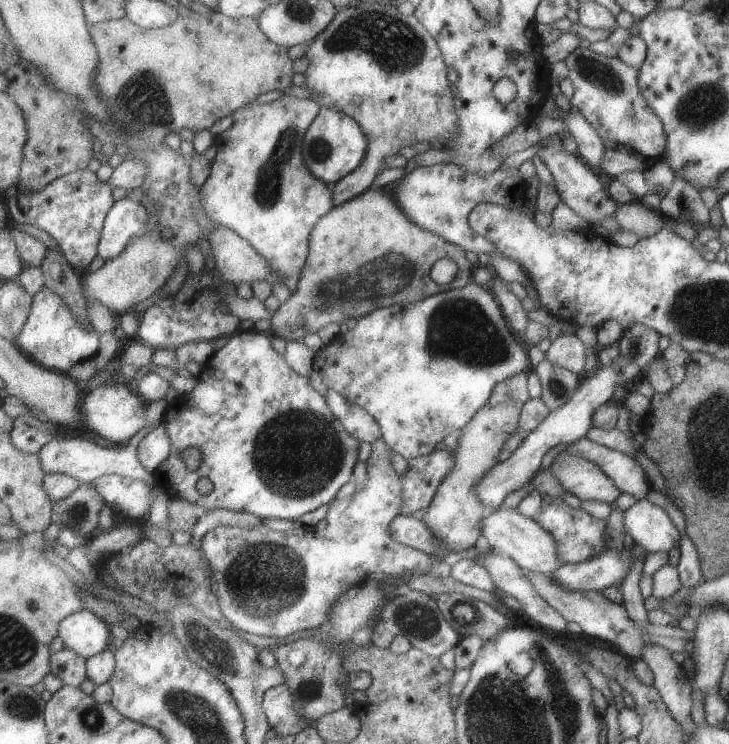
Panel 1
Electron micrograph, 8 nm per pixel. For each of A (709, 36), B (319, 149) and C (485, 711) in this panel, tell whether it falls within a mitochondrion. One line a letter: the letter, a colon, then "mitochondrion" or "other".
A: other
B: mitochondrion
C: mitochondrion

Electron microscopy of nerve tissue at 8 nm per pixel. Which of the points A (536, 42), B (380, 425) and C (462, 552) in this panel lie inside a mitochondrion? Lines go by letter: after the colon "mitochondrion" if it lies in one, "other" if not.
A: other
B: other
C: other

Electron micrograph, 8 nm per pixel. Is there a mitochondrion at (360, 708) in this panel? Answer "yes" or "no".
no

